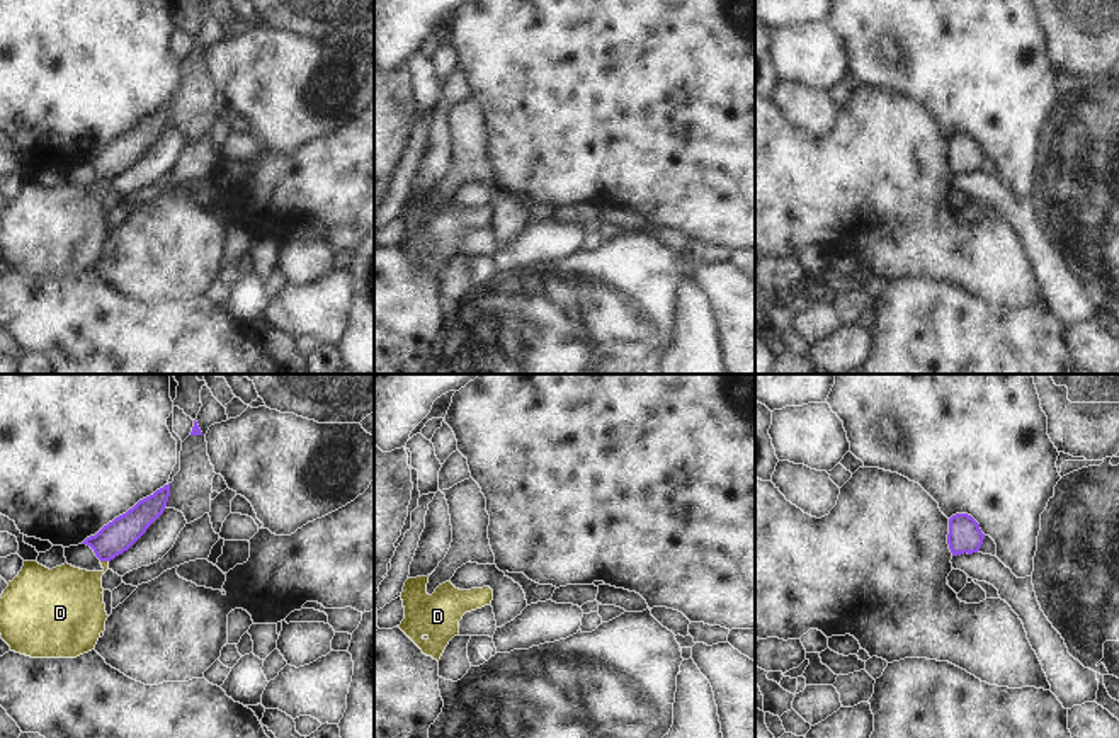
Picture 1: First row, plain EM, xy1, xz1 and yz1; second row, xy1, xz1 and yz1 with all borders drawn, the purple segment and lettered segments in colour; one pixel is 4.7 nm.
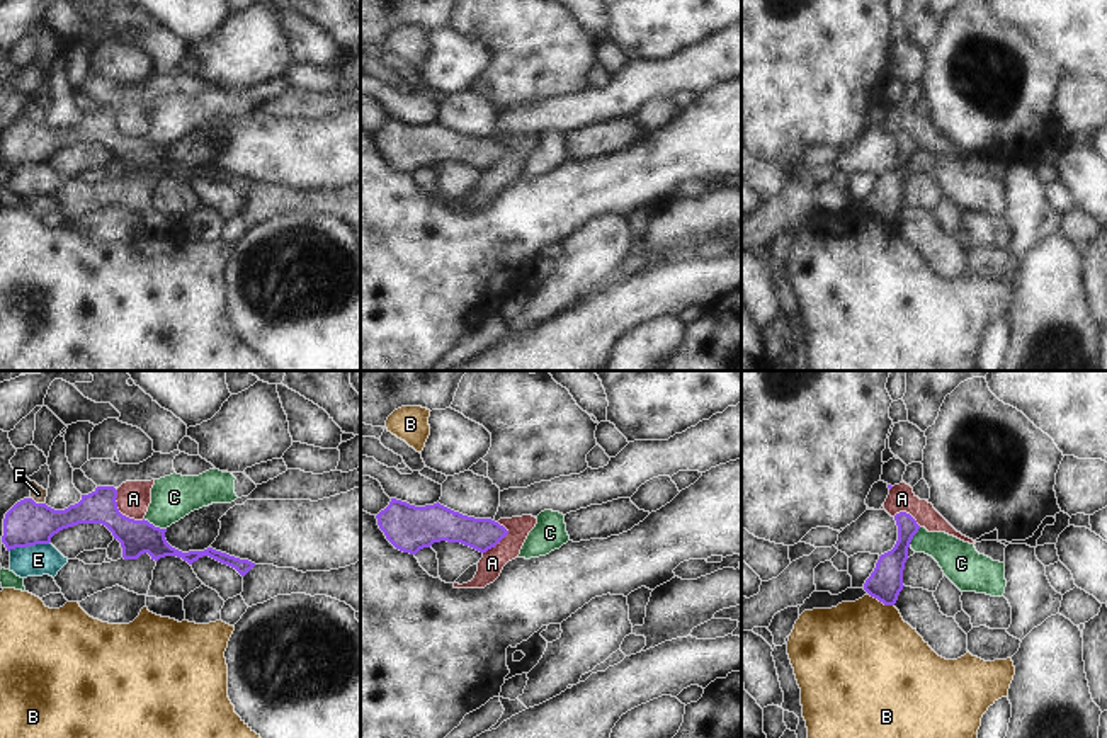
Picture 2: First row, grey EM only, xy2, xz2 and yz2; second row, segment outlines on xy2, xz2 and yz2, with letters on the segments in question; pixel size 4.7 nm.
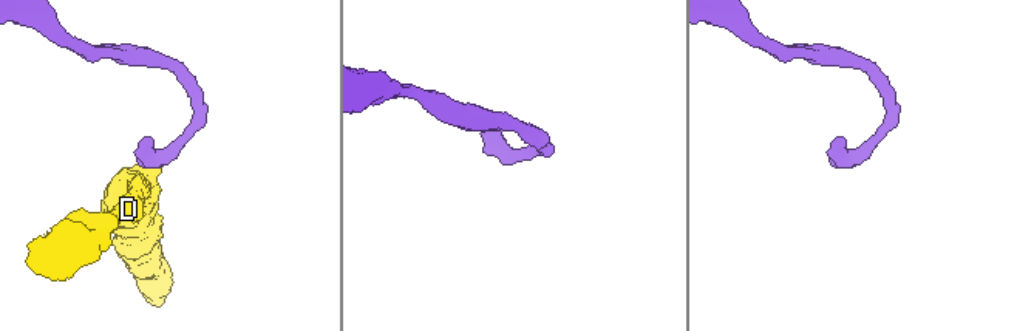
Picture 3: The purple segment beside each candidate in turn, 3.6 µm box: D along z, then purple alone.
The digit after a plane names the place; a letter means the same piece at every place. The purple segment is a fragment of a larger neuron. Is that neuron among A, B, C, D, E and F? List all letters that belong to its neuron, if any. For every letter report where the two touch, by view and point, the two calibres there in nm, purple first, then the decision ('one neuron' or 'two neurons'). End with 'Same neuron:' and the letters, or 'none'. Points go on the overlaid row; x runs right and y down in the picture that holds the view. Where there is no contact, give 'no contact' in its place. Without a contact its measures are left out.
A: meets purple in xy2 at (118, 510); 160 nm thick on the purple side, 160 nm on the other; two neurons
B: meets purple in yz2 at (881, 601); 160 nm thick on the purple side, 480 nm on the other; two neurons
C: meets purple in xy2 at (153, 526); 160 nm thick on the purple side, 200 nm on the other; two neurons
D: meets purple in xy1 at (104, 560); 160 nm thick on the purple side, 320 nm on the other; one neuron
E: meets purple in xy2 at (28, 546); 220 nm thick on the purple side, 150 nm on the other; two neurons
F: meets purple in xy2 at (38, 504); 220 nm thick on the purple side, 80 nm on the other; two neurons
Same neuron: D

